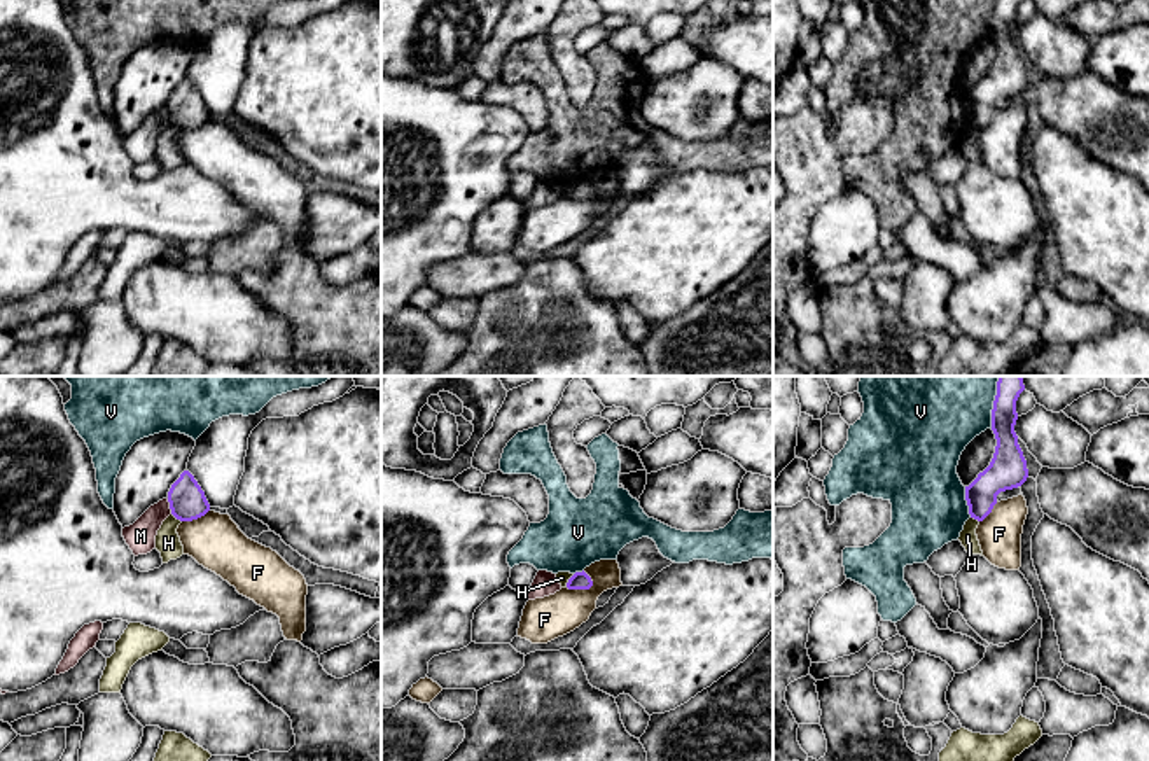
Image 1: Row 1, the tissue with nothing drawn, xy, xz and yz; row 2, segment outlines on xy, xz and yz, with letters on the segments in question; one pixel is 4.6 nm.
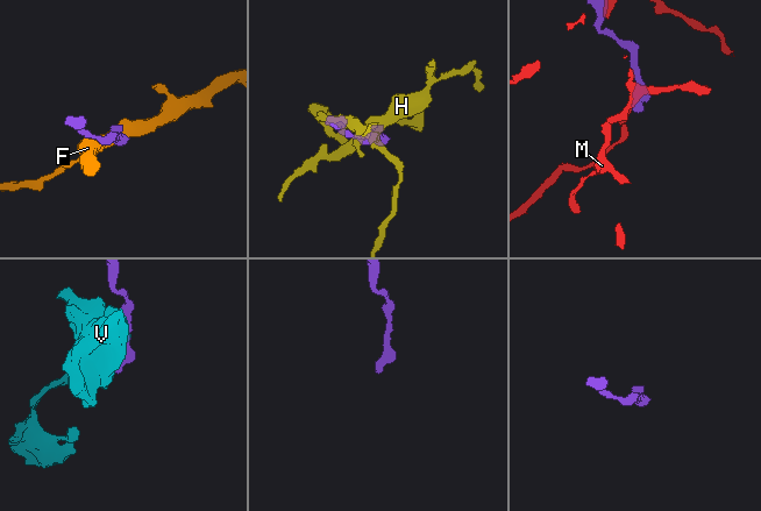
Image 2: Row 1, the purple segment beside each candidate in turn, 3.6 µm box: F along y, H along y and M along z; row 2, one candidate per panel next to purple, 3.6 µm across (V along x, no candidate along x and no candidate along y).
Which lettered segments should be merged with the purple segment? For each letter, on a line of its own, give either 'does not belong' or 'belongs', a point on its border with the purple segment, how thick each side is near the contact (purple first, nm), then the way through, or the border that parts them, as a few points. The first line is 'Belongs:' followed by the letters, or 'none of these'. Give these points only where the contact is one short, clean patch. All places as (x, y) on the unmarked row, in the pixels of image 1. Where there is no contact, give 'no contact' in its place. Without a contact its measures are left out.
Belongs: none of these
F: does not belong; meets purple in xz at (579, 196); 80 nm thick on the purple side, 200 nm on the other
H: does not belong; meets purple in xy at (177, 126); 170 nm thick on the purple side, 110 nm on the other; border along xy (172, 121), (181, 130)
M: does not belong; meets purple in xy at (170, 114); 170 nm thick on the purple side, 140 nm on the other
V: does not belong; meets purple in yz at (992, 18); 150 nm thick on the purple side, 300 nm on the other

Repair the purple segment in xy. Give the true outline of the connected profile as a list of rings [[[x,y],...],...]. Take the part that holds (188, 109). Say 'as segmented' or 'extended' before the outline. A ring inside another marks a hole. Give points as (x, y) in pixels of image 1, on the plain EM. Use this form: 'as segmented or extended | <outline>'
as segmented | [[[184,79],[171,93],[168,110],[171,122],[180,129],[198,128],[210,119],[205,100],[189,79]]]

